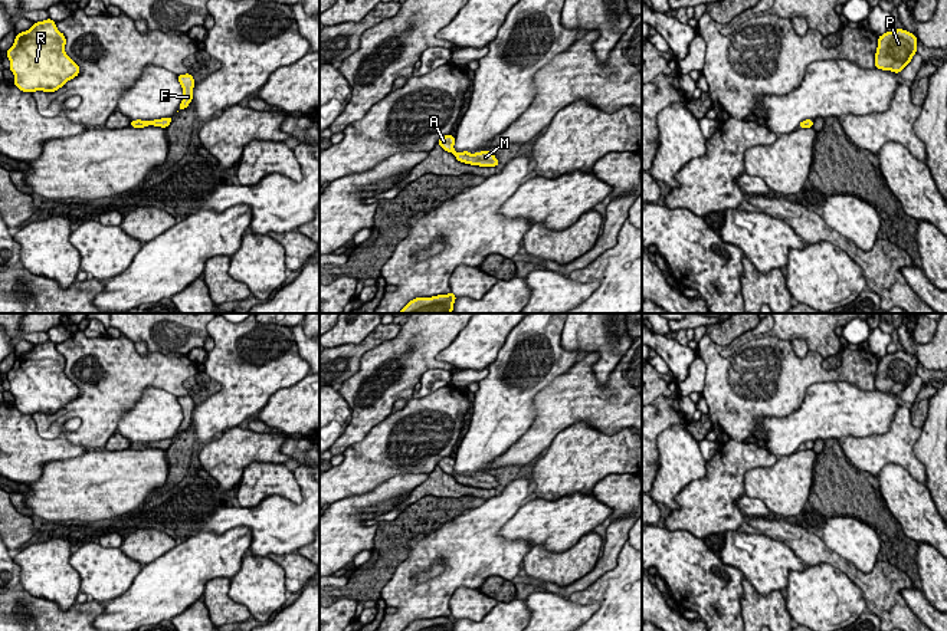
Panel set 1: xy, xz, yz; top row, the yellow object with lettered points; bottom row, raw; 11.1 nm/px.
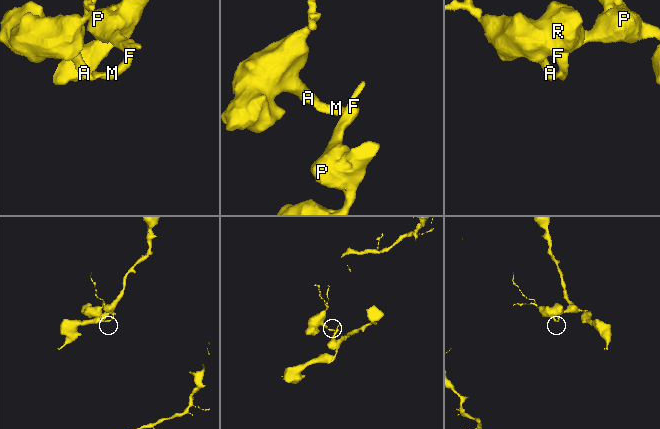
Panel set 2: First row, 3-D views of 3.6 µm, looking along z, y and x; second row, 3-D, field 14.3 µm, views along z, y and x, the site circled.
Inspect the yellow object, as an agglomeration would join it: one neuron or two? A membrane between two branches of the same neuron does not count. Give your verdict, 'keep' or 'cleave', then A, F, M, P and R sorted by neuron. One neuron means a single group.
keep; groups A F M P R

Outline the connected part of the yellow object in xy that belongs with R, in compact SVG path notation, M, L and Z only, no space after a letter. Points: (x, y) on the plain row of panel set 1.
M52 341L36 344L29 352L16 356L6 374L13 405L22 414L55 414L79 397L79 388L65 374L66 361Z

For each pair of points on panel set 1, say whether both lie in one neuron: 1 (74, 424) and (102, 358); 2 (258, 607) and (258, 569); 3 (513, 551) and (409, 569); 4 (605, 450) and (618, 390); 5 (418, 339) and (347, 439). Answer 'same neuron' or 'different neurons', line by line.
1: different neurons
2: same neuron
3: same neuron
4: different neurons
5: same neuron

